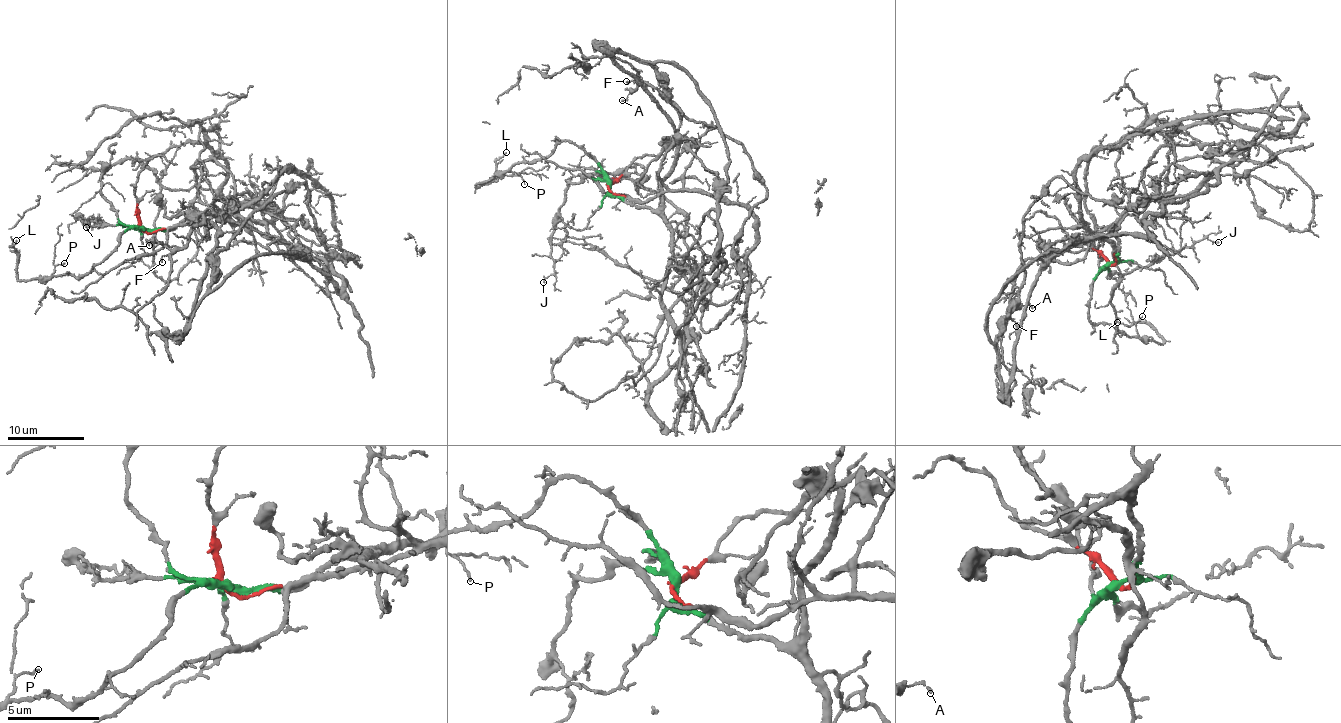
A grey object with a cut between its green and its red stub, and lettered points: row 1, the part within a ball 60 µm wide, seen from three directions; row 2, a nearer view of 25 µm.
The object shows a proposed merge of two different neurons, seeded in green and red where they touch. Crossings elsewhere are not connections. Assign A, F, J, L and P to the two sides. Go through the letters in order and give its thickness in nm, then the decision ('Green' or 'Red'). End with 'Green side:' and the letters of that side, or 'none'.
A: Thickness 150 nm. Red
F: Thickness 130 nm. Red
J: Thickness 130 nm. Green
L: Thickness 100 nm. Green
P: Thickness 120 nm. Green
Green side: J, L, P

